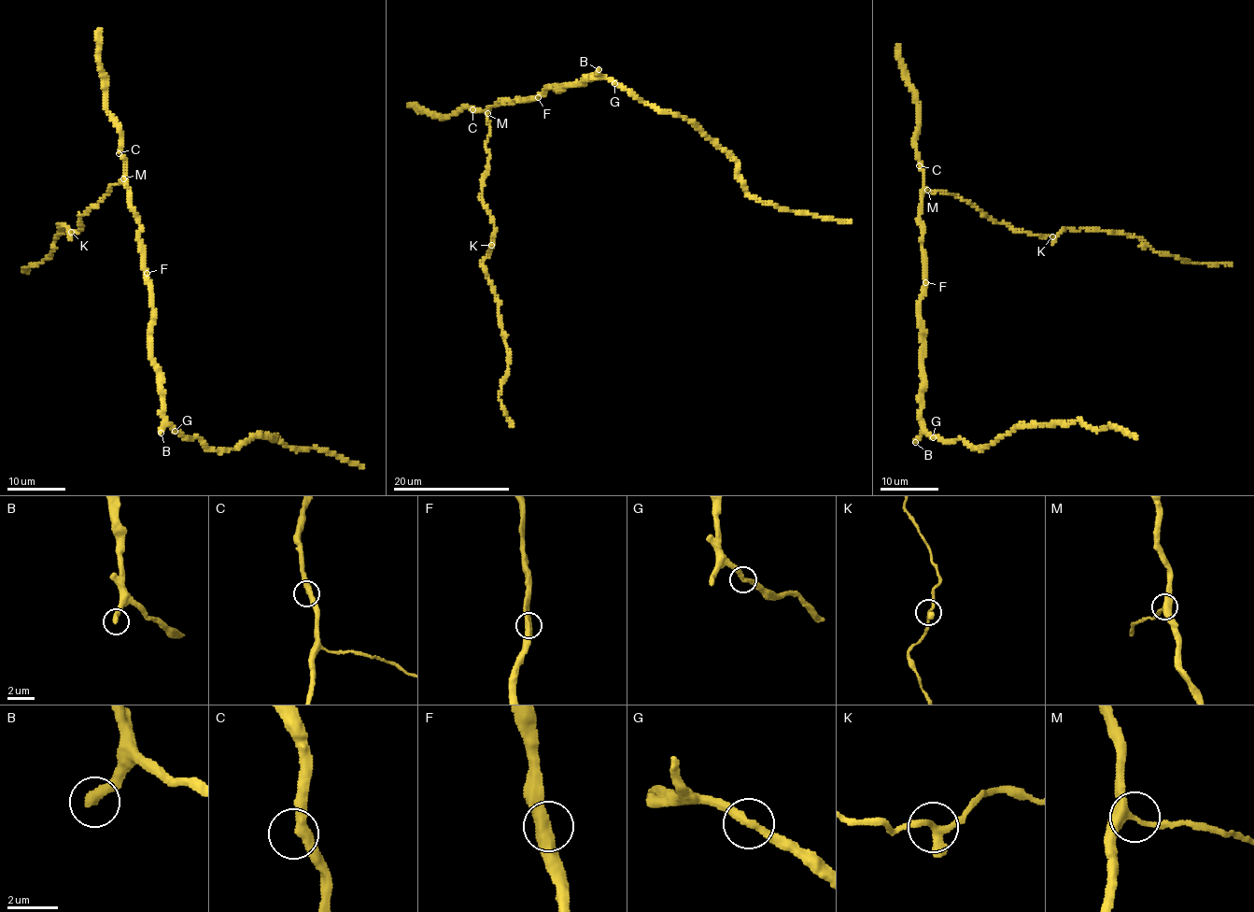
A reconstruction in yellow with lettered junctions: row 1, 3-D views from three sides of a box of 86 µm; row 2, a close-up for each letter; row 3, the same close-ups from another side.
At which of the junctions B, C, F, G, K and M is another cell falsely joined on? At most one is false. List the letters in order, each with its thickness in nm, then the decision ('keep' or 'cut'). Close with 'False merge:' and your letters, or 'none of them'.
B: calibre 420 nm; keep
C: calibre 360 nm; keep
F: calibre 480 nm; keep
G: calibre 320 nm; keep
K: calibre 320 nm; keep
M: calibre 340 nm; keep
False merge: none of them

